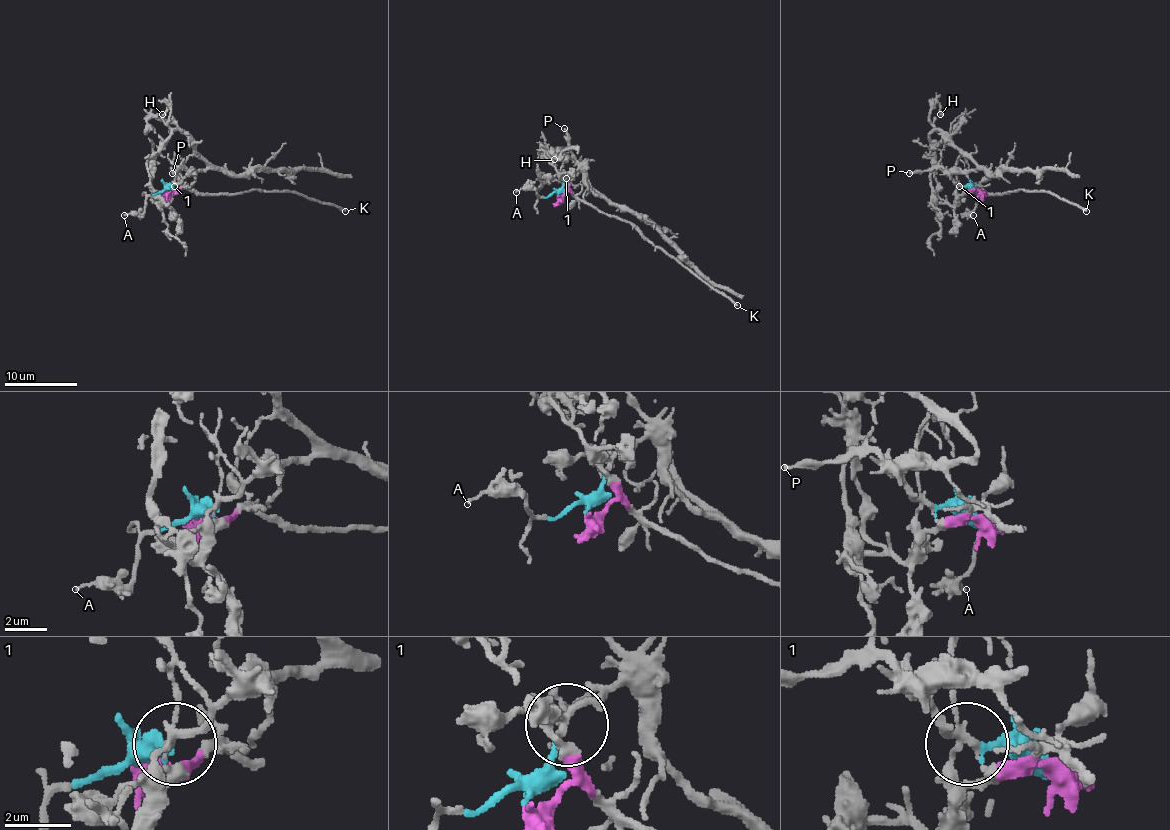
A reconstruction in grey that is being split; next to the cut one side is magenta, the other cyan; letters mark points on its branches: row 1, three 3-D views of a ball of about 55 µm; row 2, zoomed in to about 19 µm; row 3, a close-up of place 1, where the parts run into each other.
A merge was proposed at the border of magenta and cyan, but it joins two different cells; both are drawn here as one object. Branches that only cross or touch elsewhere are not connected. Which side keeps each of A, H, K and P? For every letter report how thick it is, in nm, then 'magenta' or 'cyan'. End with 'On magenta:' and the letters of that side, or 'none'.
A: 130 nm | cyan
H: 180 nm | cyan
K: 220 nm | magenta
P: 180 nm | cyan
On magenta: K

